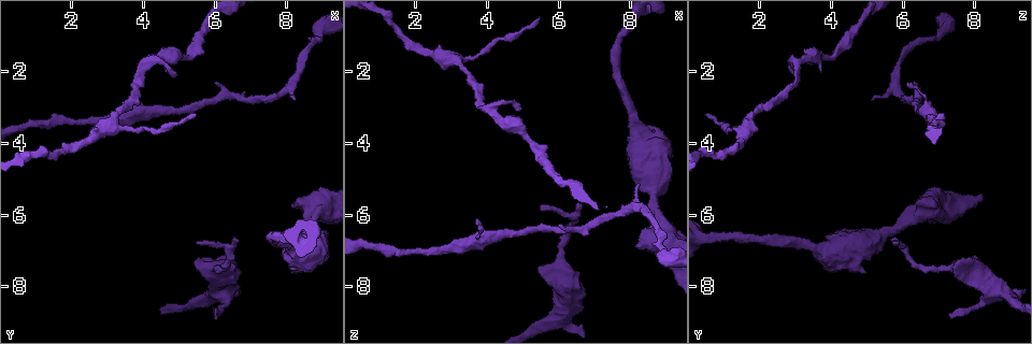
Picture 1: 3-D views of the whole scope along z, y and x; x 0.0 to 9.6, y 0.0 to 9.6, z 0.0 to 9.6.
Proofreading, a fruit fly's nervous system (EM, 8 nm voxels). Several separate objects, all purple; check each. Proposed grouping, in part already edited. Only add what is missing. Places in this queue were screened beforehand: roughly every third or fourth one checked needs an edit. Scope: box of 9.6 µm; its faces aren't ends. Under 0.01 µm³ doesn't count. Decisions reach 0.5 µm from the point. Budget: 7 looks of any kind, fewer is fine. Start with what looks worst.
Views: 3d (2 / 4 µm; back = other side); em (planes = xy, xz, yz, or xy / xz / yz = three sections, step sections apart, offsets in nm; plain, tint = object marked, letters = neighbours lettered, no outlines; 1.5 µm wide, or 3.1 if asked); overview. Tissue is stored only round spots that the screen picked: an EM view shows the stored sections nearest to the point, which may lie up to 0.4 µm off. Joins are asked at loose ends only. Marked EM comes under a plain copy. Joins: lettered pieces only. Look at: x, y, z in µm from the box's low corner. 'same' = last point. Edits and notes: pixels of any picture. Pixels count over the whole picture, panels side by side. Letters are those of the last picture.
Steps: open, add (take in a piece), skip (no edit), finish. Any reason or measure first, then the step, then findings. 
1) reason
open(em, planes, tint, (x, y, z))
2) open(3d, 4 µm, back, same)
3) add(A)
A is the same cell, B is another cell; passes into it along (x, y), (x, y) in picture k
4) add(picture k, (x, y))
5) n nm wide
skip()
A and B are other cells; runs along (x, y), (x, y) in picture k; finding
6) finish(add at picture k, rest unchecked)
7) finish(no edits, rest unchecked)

tapers out
open(3d, 2 µm, (6.50, 6.65, 5.70))

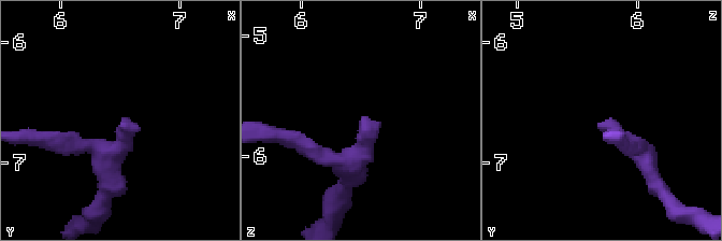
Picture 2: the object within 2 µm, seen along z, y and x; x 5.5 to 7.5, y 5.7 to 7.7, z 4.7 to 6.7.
shape alone is not enough
open(em, planes, tint, (6.52, 6.70, 5.70))

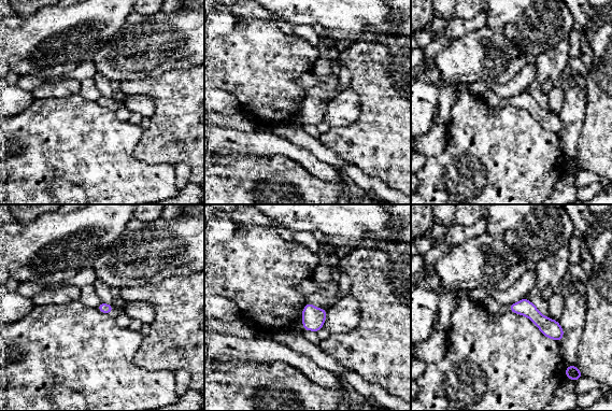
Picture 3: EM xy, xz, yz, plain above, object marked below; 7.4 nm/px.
see the neighbours
open(em, planes, letters, same)

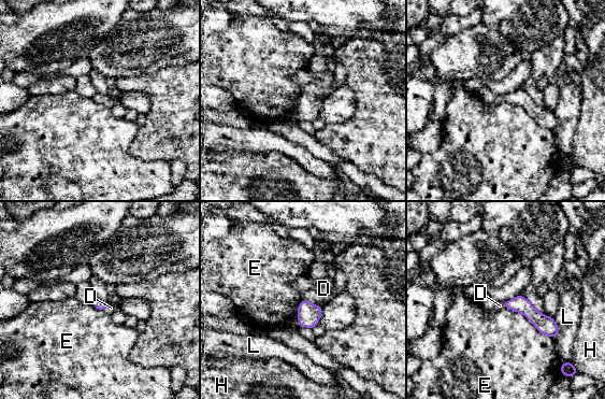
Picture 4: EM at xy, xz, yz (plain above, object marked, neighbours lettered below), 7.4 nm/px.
add(D)
D is the same cell, E, H and L are other cells; passes into it along (308, 315), (312, 303), (323, 288) in picture 4; it goes on there

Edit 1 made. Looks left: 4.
open(overview)

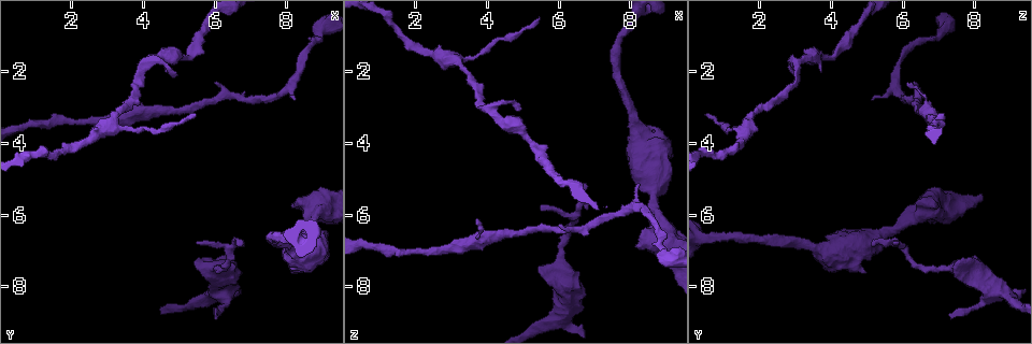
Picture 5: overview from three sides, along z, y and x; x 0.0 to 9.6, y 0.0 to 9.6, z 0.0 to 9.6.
branch stops here
open(3d, 2 µm, (8.25, 2.85, 5.15))

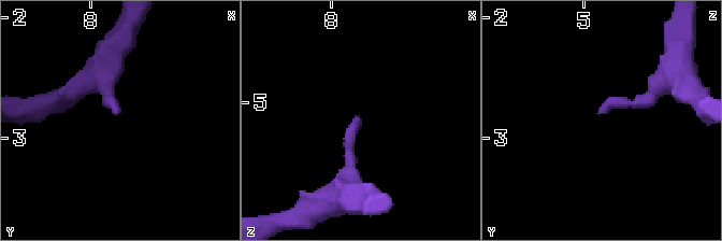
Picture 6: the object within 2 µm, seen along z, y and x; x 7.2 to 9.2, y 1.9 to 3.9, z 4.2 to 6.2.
open(em, planes, letters, (8.22, 2.80, 5.12))

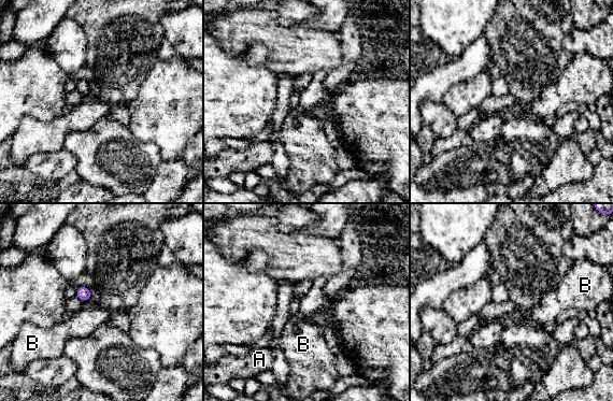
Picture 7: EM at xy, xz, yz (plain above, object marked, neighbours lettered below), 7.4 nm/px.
skip()
A and B are other cells; border along (89, 298), (82, 301) in picture 7; no lettered piece goes on from it

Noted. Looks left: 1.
free end
open(em, planes, letters, (4.85, 2.15, 3.15))

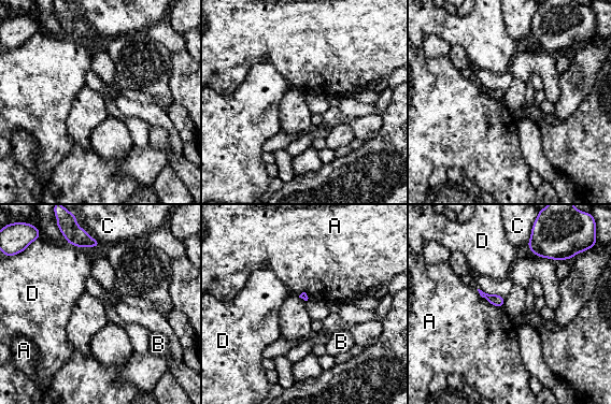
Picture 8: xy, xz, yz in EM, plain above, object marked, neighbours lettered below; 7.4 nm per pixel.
A touches over 240 nm
skip()
A, B, C and D are other cells; border along (477, 289), (492, 304), (501, 307) in picture 8; no lettered piece goes on from it

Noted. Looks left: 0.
finish(add at picture 4, rest unchecked)

